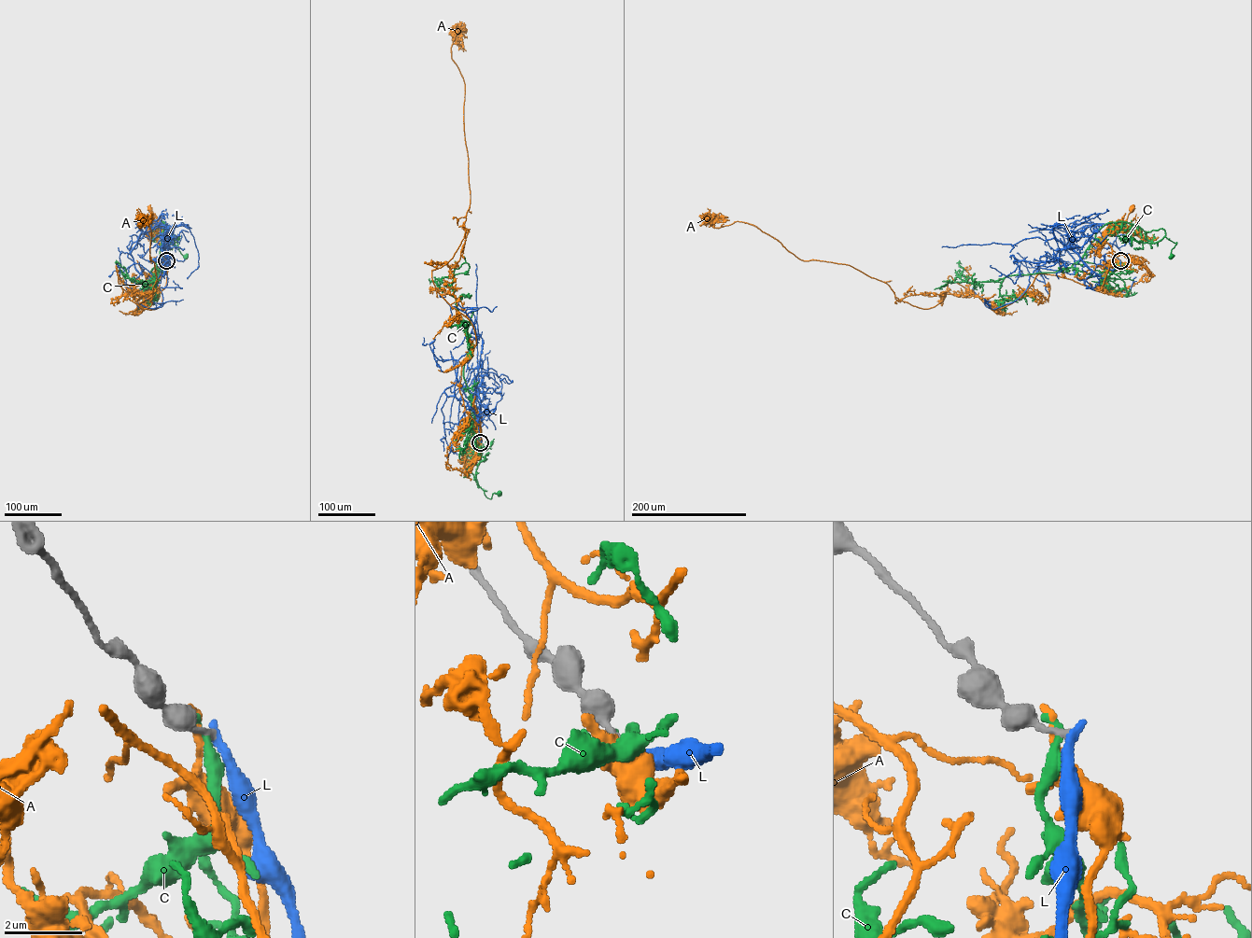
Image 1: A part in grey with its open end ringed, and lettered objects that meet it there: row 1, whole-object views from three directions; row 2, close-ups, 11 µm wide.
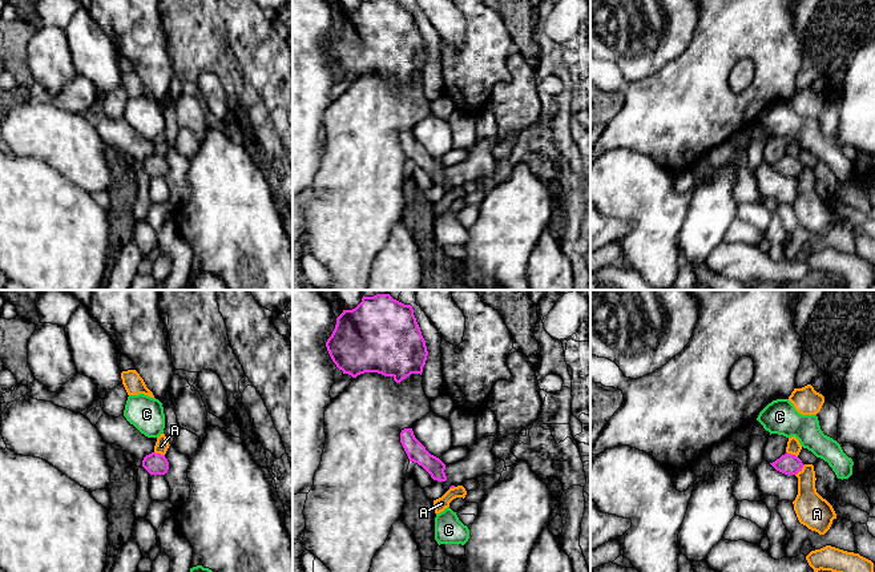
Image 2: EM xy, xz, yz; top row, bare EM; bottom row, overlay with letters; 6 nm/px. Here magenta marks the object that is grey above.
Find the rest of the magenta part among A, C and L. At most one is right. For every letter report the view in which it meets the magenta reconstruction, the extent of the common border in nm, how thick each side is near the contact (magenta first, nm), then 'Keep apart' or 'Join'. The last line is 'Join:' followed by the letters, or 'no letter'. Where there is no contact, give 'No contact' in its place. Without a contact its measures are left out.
A: Touches magenta in yz. Shared border 90 nm. Thickness 130 nm (magenta) against 200 nm. Keep apart
C: No contact. Keep apart
L: No contact. Join
Join: L

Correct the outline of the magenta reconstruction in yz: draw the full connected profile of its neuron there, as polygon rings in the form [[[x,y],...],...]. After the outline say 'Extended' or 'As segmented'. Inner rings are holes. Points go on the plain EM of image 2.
[[[787,154],[770,166],[785,177],[797,177],[805,168],[798,158]]]. As segmented

